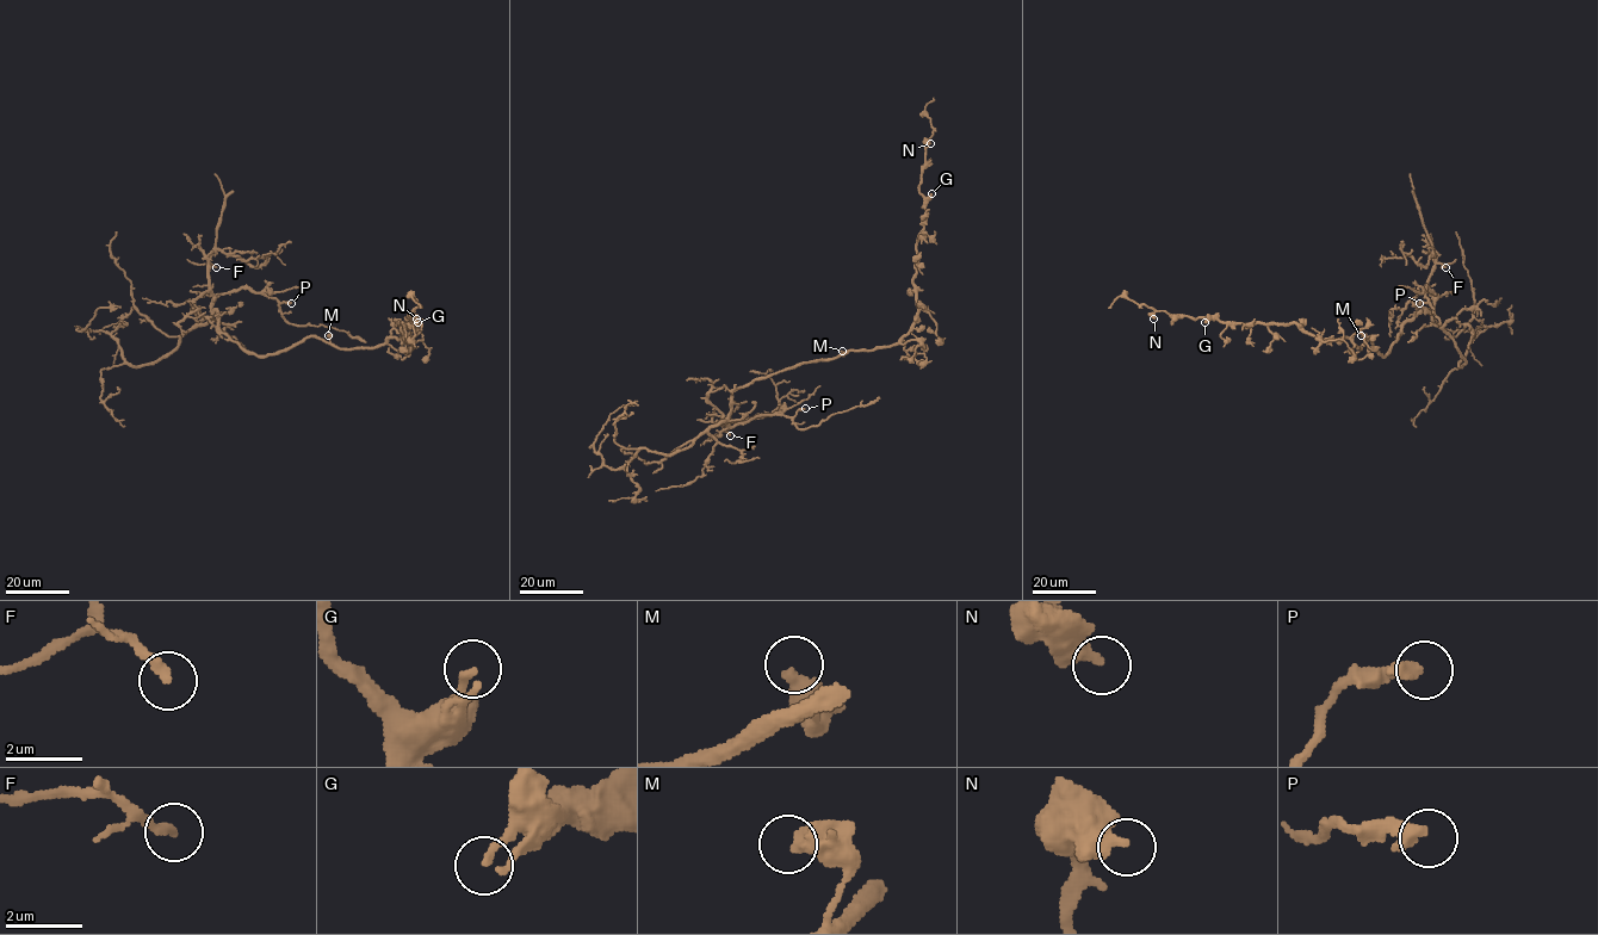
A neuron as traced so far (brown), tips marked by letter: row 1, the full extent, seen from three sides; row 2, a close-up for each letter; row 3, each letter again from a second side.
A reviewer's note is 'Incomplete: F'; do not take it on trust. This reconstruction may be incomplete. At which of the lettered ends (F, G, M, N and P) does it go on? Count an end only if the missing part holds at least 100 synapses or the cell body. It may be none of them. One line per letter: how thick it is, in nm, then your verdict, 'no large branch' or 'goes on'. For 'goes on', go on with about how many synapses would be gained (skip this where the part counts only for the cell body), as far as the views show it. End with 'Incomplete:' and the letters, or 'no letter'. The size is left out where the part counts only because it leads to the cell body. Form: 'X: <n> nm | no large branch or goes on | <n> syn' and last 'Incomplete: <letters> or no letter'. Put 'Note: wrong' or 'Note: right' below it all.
F: 240 nm | no large branch
G: 240 nm | no large branch
M: 500 nm | no large branch
N: 400 nm | no large branch
P: 360 nm | no large branch
Incomplete: no letter
Note: wrong

